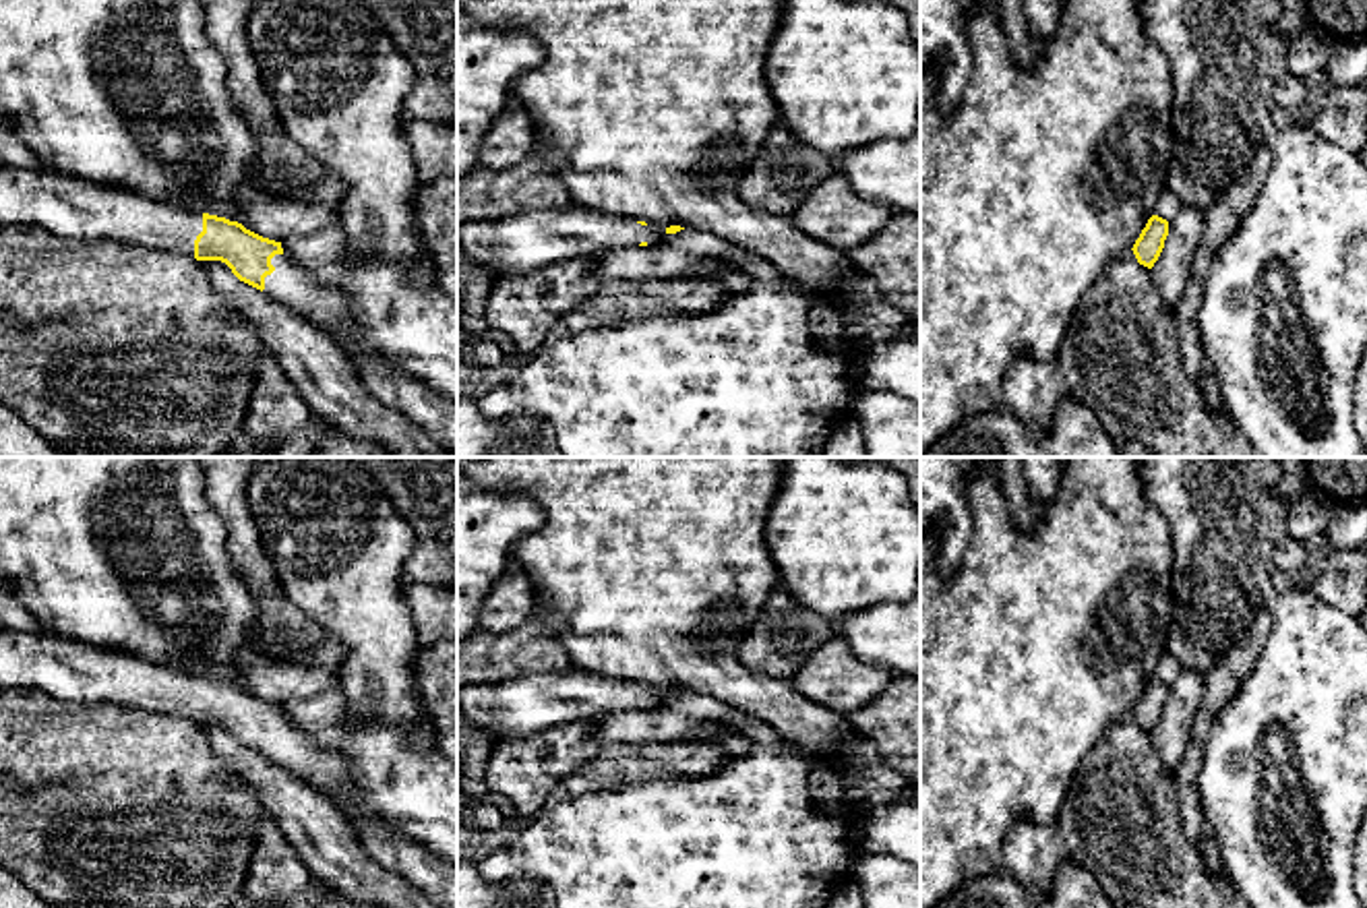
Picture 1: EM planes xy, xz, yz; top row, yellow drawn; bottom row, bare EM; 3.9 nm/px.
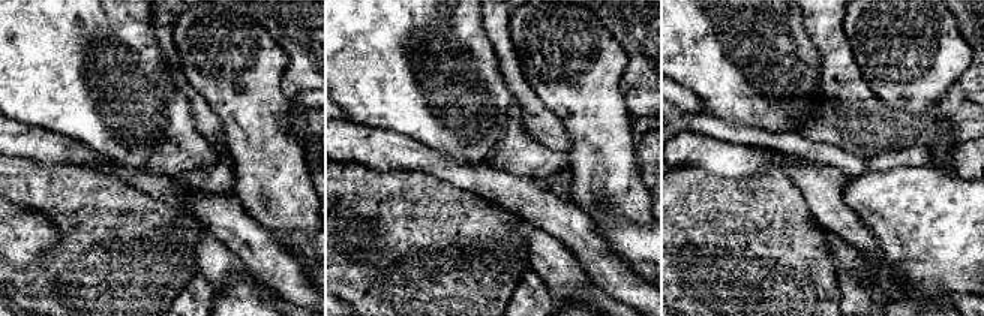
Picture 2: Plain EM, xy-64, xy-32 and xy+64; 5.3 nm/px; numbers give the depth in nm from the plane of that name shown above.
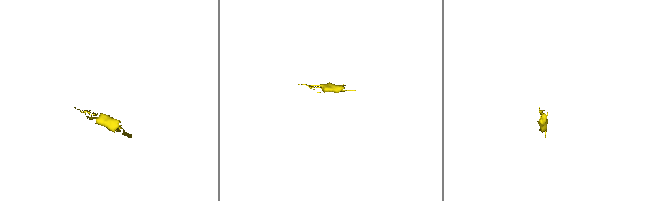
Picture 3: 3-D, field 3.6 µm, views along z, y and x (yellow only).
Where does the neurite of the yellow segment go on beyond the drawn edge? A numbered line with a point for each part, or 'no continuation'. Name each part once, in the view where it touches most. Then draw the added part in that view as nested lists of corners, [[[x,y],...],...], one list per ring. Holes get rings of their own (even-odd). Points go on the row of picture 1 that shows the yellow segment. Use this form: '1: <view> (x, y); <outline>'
1: xy (69, 205); [[[0,165],[0,225],[39,225],[66,238],[120,238],[194,259],[203,213],[56,170]]]
2: xy (288, 284); [[[285,254],[271,259],[275,271],[265,277],[265,294],[312,325],[331,333],[350,356],[364,387],[387,407],[424,428],[438,445],[457,457],[457,405],[430,391],[381,356],[364,354],[356,345],[360,329],[350,321],[347,296],[321,287]]]

